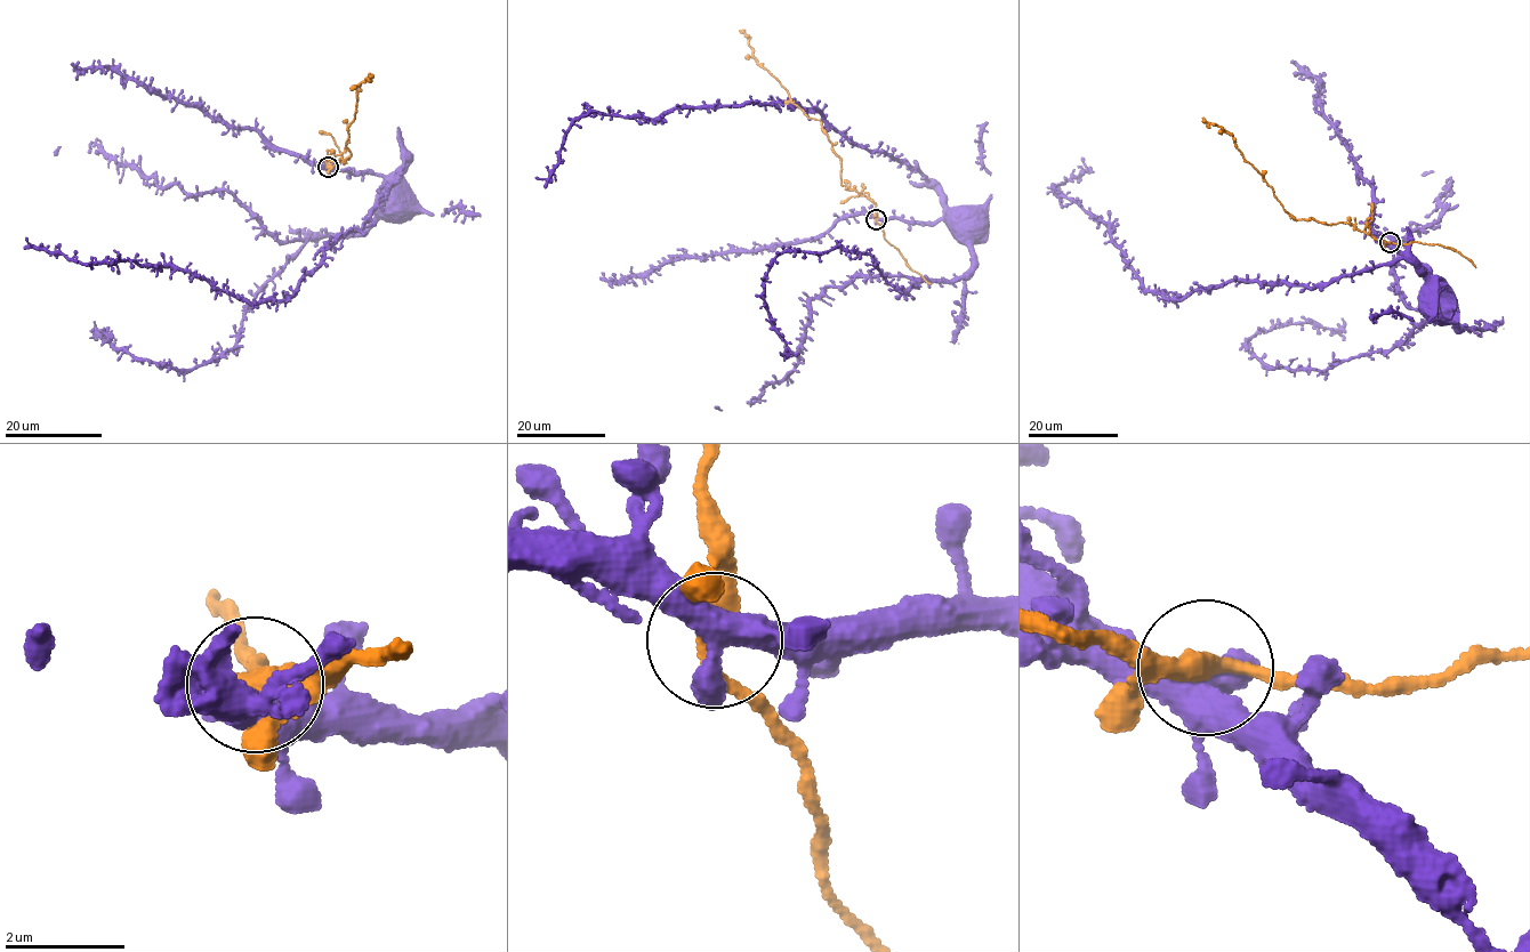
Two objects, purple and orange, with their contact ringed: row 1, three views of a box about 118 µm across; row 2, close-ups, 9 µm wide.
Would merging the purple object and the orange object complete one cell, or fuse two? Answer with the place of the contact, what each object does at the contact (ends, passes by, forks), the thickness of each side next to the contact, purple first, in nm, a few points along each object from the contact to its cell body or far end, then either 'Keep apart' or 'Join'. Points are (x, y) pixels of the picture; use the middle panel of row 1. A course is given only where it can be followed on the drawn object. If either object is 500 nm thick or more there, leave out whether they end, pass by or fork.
Place: (876, 219). At the ring purple forks. At the ring orange passes by. Thickness 440 nm (purple) against 360 nm. Course of purple: (877, 219), (943, 214), (916, 169), (792, 103), (585, 114), (550, 176), (534, 177). Course of orange: (876, 219), (875, 203), (840, 184), (840, 158), (820, 121), (807, 117), (758, 65), (741, 30). Join

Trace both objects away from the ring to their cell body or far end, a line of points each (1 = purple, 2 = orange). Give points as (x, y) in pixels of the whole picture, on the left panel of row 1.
1: (328, 168), (389, 177), (405, 160), (361, 228), (281, 299), (248, 304), (167, 266), (81, 264), (26, 238)
2: (328, 167), (338, 164), (324, 159), (344, 163), (351, 153), (346, 144), (356, 89), (370, 78)

